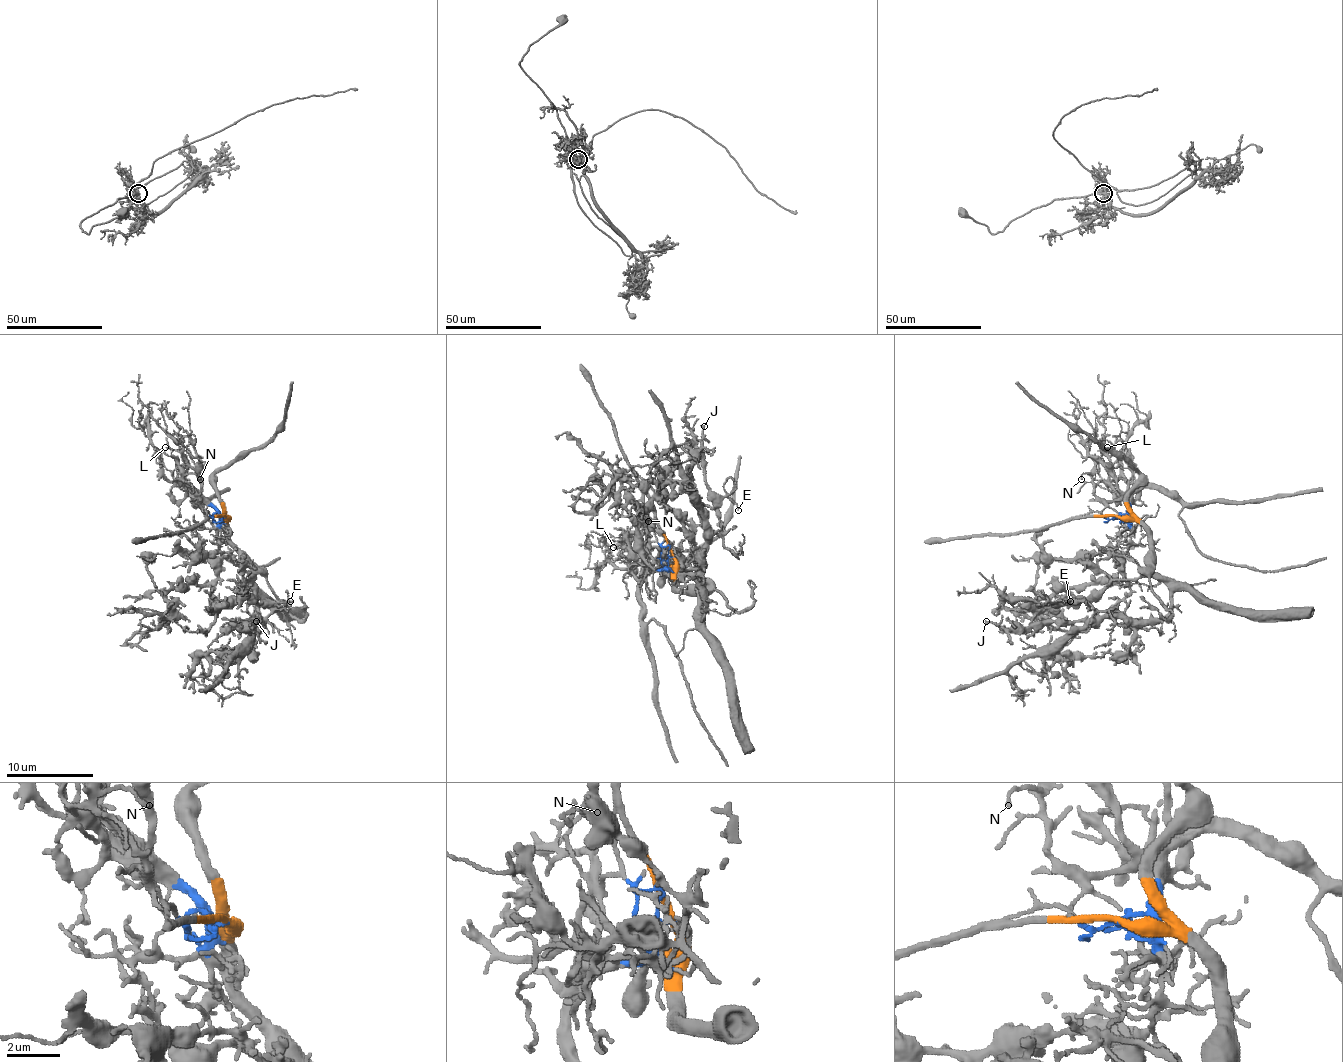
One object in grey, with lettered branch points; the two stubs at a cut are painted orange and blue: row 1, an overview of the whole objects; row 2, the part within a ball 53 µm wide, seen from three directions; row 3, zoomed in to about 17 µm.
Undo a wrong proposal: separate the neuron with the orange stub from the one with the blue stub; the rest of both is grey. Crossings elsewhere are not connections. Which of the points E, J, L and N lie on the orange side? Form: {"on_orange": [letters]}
{"on_orange": ["E", "J"]}

